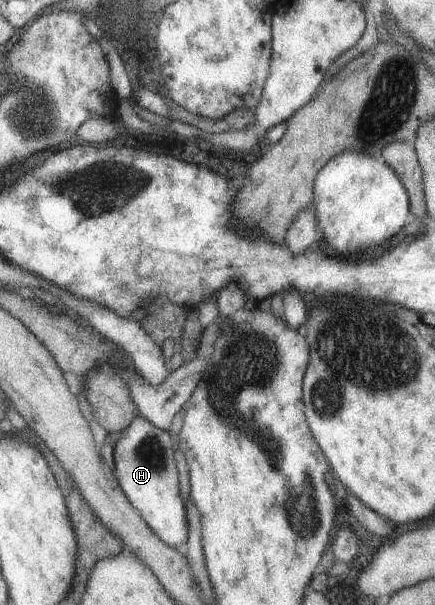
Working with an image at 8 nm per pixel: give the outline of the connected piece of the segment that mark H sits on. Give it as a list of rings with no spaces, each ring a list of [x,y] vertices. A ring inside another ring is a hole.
[[[136,416],[118,435],[113,447],[113,475],[132,507],[144,523],[168,547],[183,550],[187,543],[185,504],[180,497],[178,469],[172,456],[172,444],[167,430],[154,427],[142,416]]]

